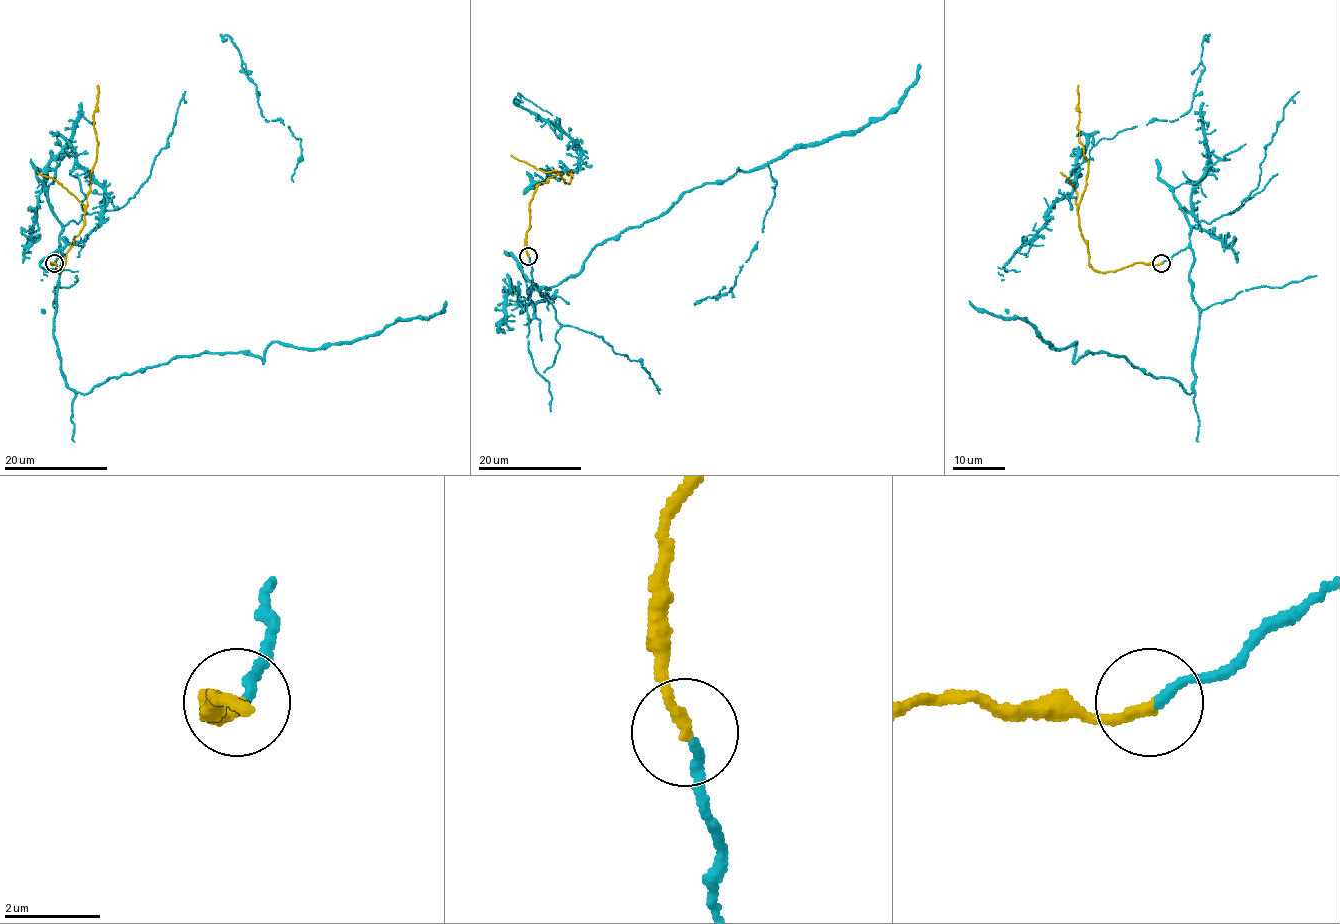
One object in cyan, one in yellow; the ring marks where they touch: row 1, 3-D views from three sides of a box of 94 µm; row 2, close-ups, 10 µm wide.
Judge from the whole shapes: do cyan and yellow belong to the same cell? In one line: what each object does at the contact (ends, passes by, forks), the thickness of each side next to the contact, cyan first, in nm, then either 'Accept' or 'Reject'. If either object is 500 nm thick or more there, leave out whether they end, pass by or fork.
At the ring cyan ends. At the ring yellow ends. Thickness 190 nm (cyan) against 240 nm. Accept

